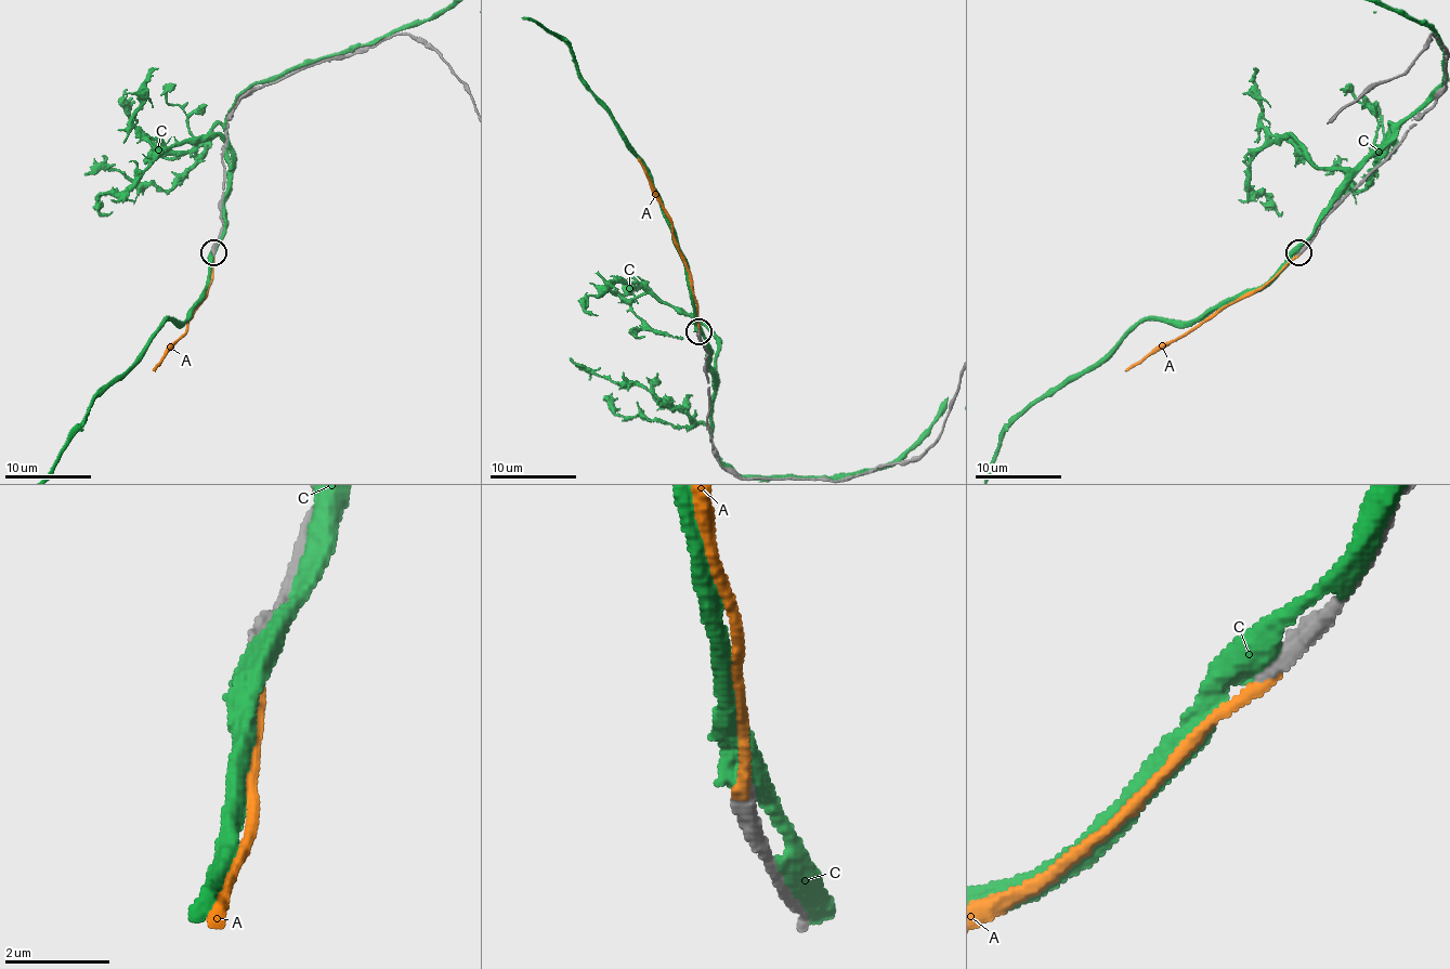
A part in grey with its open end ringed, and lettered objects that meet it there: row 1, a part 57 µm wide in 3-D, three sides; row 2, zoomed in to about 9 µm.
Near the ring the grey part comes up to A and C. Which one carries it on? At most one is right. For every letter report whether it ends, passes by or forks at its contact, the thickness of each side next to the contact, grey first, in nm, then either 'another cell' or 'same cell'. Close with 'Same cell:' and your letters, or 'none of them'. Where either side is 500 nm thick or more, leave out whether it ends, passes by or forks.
A: it ends; calibres 400 and 260 nm; same cell
C: it passes by; calibres 440 and 480 nm; another cell
Same cell: A

